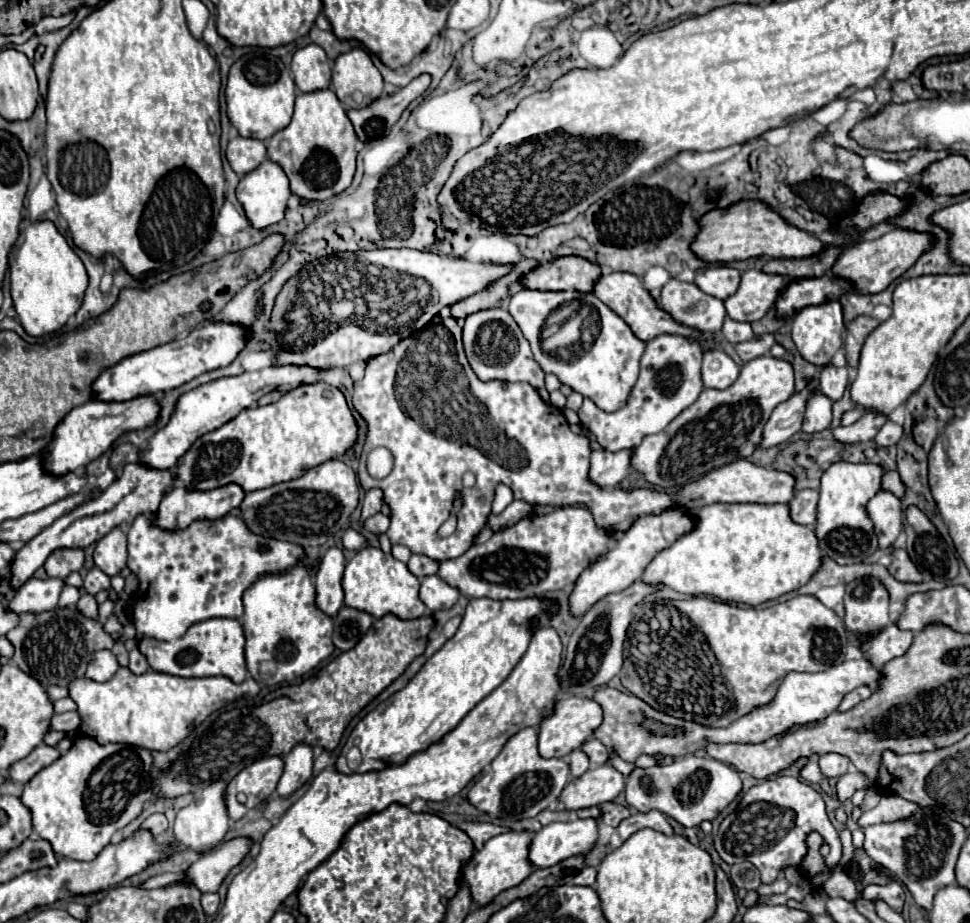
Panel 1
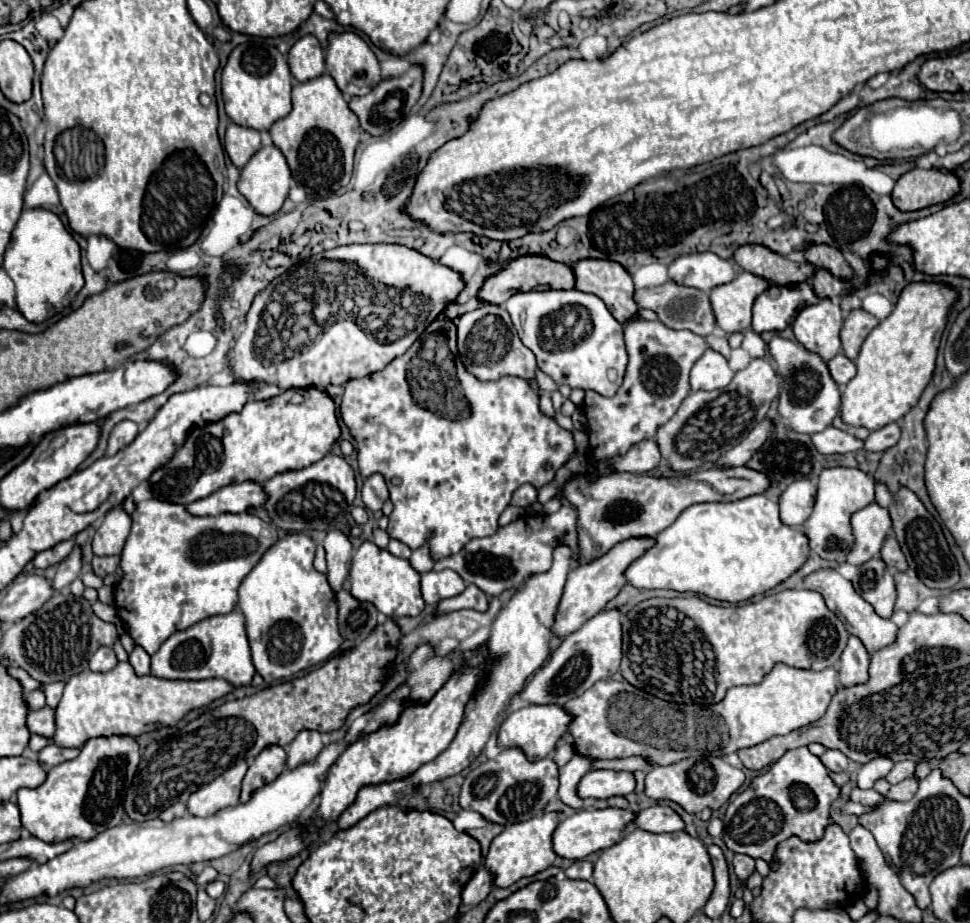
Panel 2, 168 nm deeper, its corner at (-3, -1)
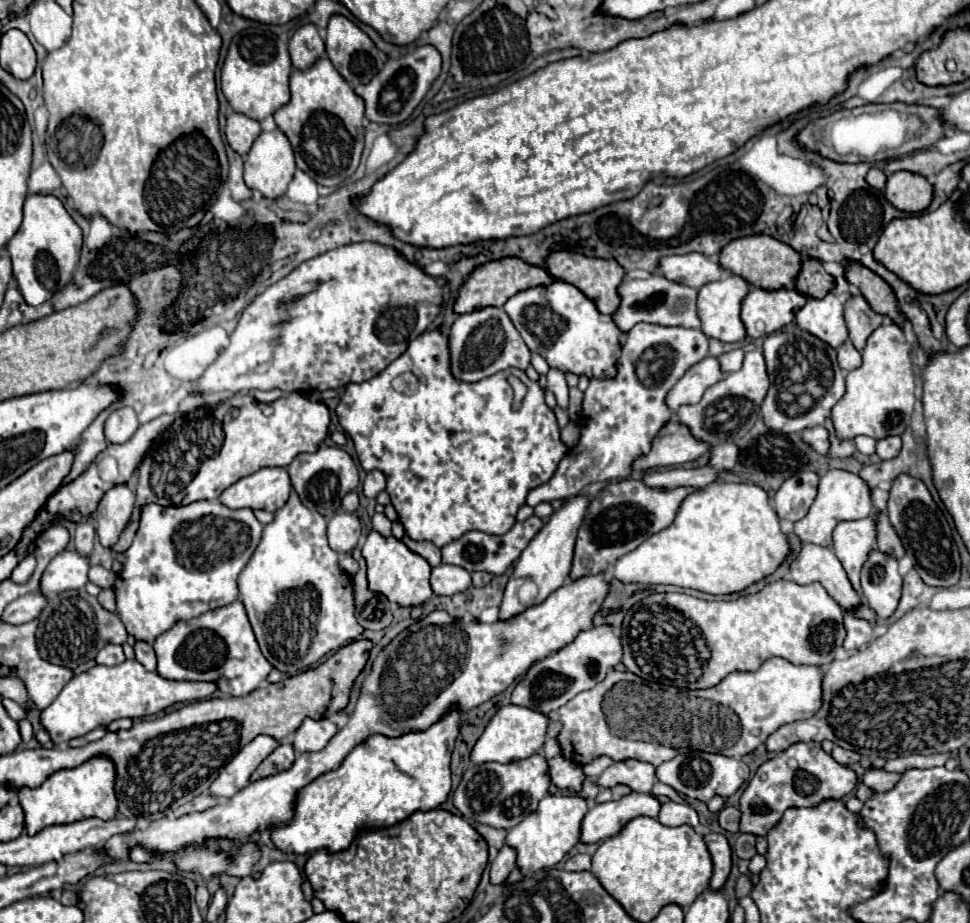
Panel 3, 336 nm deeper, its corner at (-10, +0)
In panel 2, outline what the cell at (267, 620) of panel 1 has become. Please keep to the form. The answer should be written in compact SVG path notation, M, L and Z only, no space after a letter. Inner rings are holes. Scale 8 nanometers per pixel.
M288 534L286 538L278 540L264 556L262 560L256 564L256 568L244 578L244 582L240 584L238 588L238 608L242 610L244 618L246 618L246 632L248 632L248 640L250 640L250 650L252 650L252 662L254 662L254 668L256 672L264 678L264 682L268 684L274 684L274 682L284 682L284 680L292 680L298 672L302 670L308 670L316 664L322 664L326 662L342 644L342 636L338 632L338 622L336 622L336 594L330 590L328 586L328 580L326 580L326 574L320 574L314 570L312 566L312 560L314 560L314 550L316 550L316 544L312 542L310 536L306 534Z

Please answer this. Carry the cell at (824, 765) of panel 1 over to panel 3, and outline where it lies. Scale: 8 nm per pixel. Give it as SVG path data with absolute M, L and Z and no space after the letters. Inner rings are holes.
M833 747L833 759L837 761L837 763L841 763L841 765L853 765L853 763L857 763L859 761L859 753L855 753L855 751L847 751L847 749L843 749L843 747Z

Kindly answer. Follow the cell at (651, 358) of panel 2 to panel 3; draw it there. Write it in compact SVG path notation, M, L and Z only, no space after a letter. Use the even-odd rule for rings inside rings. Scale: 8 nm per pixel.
M637 323L627 333L627 343L615 363L615 377L593 377L585 391L583 409L577 419L581 431L577 445L565 453L553 477L527 495L527 505L535 507L541 501L573 497L593 481L627 479L633 461L649 453L653 437L671 419L663 395L667 395L689 367L707 357L707 347L709 339L699 329Z

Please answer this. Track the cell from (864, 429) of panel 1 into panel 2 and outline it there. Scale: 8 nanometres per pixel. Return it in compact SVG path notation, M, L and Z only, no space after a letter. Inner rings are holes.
M834 426L826 428L824 432L812 434L812 442L822 454L844 454L844 452L864 448L864 440L860 440L844 430L838 430Z

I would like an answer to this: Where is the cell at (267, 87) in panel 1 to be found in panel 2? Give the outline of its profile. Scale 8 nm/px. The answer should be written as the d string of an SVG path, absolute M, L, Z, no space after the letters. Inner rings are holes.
M252 38L246 44L240 44L232 50L226 68L222 72L222 98L226 106L226 114L234 124L244 128L254 128L258 132L270 130L270 126L288 116L292 110L290 90L292 90L292 74L286 58L278 52L276 46L266 44L268 40Z

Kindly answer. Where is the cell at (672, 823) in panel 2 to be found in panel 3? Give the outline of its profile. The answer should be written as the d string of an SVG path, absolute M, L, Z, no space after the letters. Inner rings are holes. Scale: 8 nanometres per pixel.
M673 801L663 803L661 813L659 813L659 821L663 825L669 825L669 827L677 827L677 825L697 827L699 825L697 811L691 805L687 805L687 803L673 803Z

